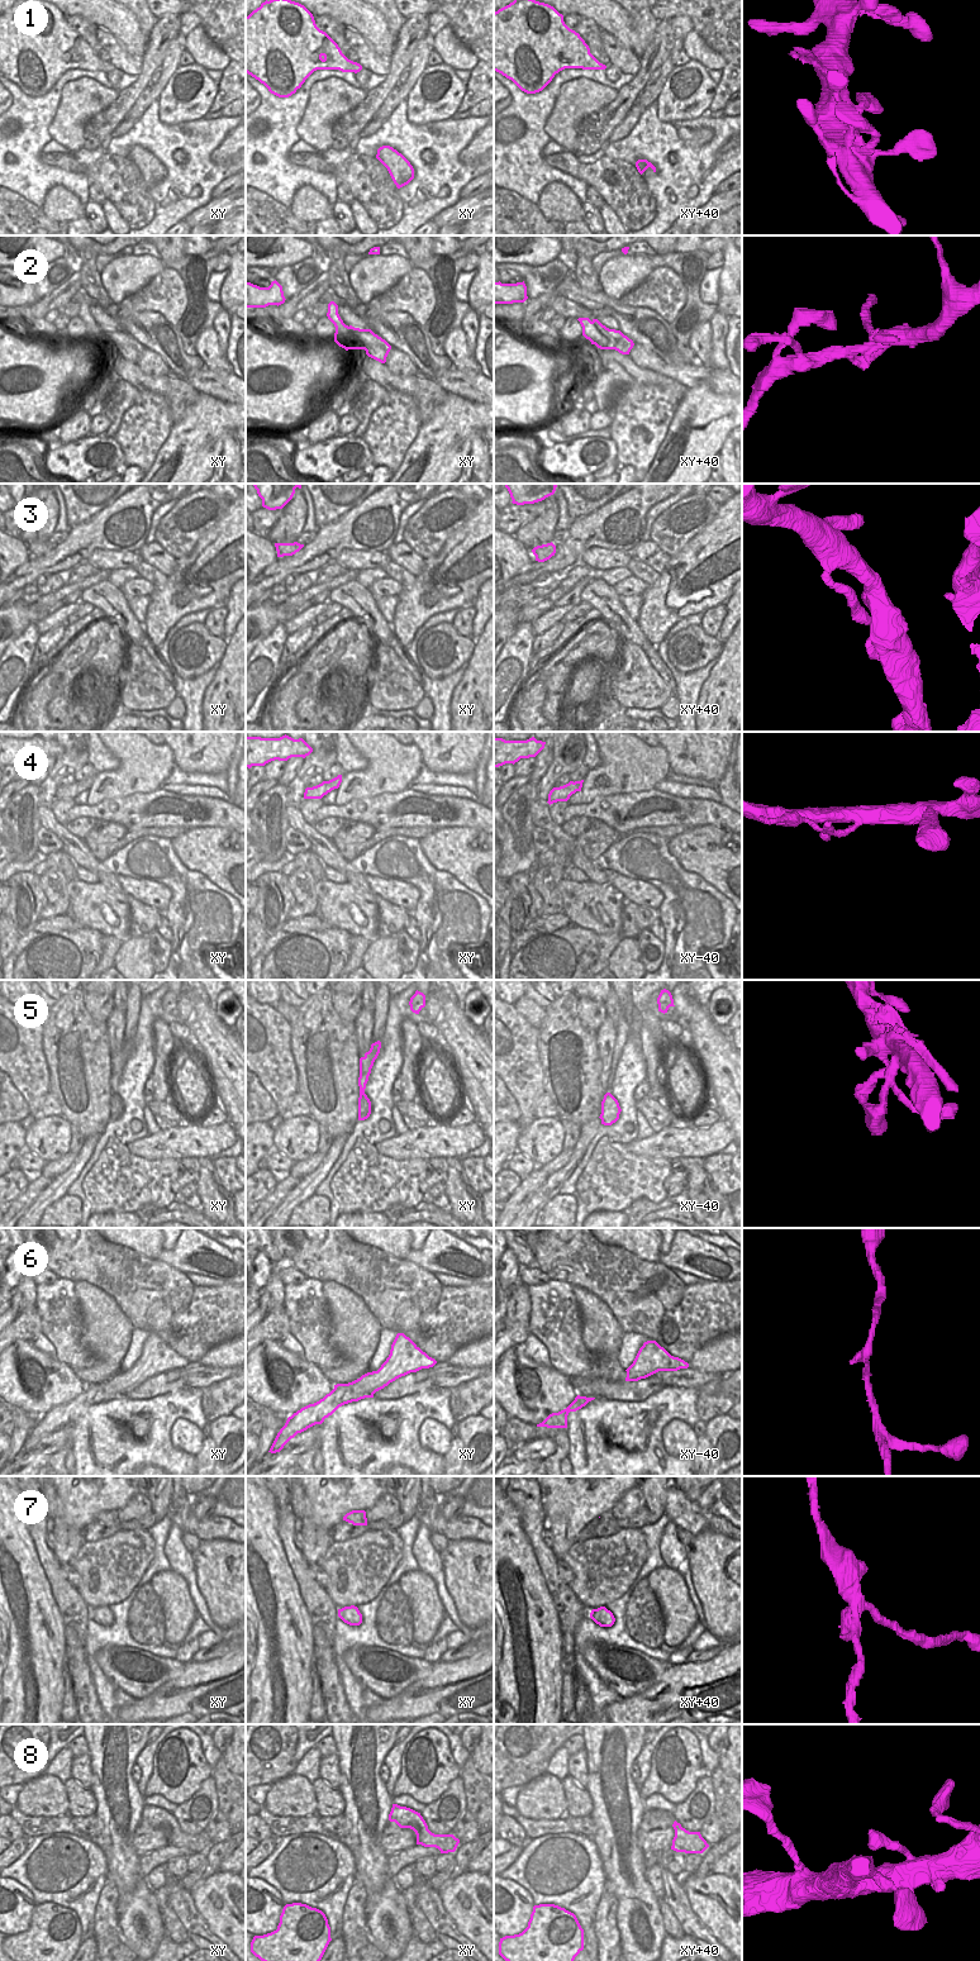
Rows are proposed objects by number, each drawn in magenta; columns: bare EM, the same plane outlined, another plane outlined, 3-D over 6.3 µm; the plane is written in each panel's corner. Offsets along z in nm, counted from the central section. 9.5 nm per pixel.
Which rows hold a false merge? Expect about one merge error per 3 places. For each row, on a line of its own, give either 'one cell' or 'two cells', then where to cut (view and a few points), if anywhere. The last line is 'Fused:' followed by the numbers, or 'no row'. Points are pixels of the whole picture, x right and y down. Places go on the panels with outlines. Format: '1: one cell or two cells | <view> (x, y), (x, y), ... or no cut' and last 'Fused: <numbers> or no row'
1: one cell | no cut
2: two cells | xy+40 (591, 322), (612, 342), (612, 348)
3: two cells | xy (298, 543), (289, 555)
4: two cells | xy (322, 783), (332, 783), (334, 788)
5: one cell | no cut
6: one cell | no cut
7: one cell | no cut
8: one cell | no cut
Fused: 2, 3, 4

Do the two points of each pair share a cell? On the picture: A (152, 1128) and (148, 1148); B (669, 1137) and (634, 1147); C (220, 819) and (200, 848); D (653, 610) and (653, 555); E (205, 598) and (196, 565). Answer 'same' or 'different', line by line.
A: different
B: same
C: different
D: different
E: same

